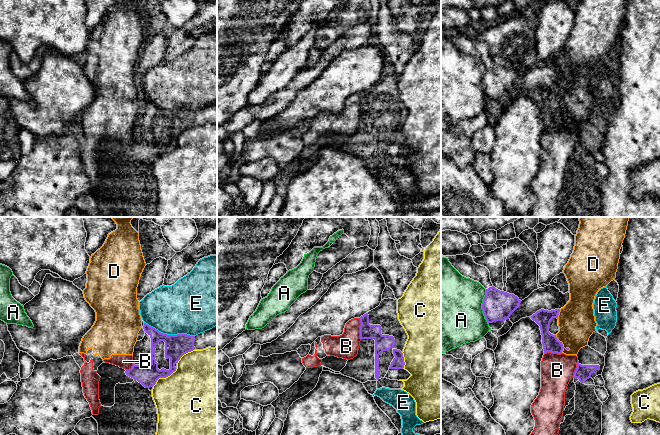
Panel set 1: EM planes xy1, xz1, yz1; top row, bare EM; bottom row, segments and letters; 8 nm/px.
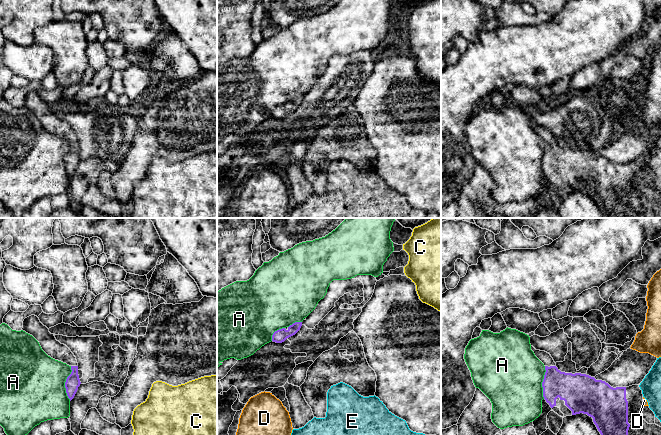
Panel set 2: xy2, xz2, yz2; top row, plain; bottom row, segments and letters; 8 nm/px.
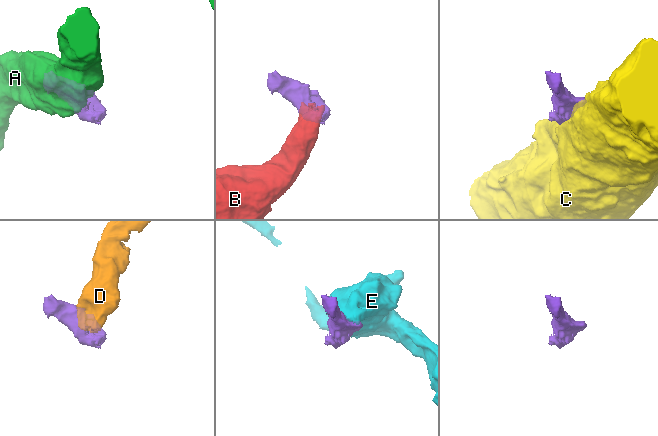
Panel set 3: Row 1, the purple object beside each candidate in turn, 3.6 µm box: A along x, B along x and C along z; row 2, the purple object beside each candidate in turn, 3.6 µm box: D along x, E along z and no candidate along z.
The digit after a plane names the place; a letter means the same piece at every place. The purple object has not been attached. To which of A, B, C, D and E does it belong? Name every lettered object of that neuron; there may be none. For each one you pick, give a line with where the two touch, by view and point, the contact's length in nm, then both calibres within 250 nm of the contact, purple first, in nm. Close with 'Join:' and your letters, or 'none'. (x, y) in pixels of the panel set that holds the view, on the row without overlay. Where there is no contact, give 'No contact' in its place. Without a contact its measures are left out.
Join: none

